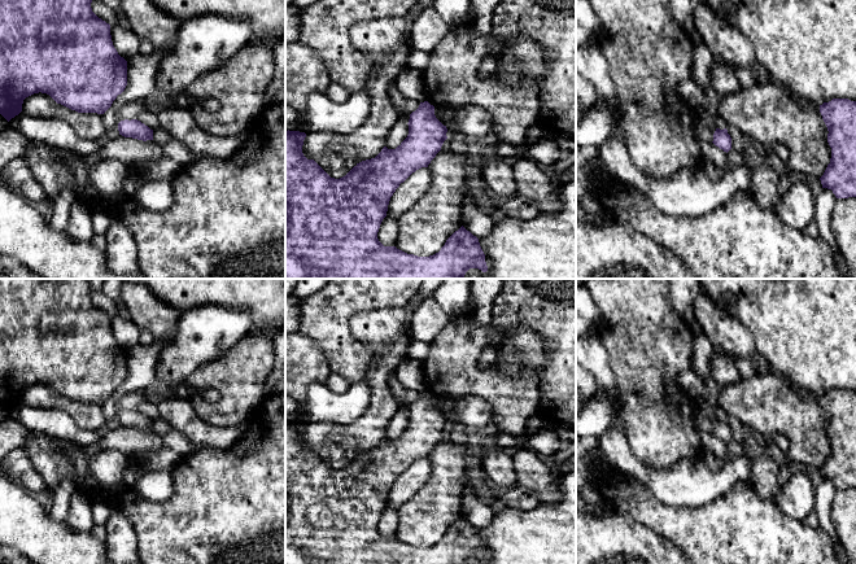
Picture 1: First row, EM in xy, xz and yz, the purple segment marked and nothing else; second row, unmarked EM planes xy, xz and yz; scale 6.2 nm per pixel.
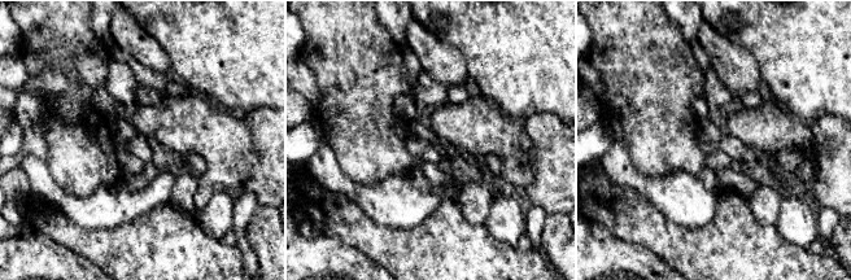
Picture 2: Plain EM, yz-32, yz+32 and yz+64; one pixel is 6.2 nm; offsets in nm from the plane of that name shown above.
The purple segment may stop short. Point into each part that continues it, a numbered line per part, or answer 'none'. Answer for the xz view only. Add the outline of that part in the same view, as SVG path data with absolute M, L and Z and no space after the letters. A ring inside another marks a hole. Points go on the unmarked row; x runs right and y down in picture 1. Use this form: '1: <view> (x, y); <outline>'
none

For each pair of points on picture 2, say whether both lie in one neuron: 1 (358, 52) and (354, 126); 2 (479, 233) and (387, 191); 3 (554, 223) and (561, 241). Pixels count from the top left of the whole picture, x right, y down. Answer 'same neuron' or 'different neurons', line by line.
1: same neuron
2: different neurons
3: same neuron

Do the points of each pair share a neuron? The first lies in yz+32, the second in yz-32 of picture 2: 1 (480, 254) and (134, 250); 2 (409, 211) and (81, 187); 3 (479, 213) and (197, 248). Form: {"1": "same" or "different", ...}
{"1": "same", "2": "different", "3": "different"}

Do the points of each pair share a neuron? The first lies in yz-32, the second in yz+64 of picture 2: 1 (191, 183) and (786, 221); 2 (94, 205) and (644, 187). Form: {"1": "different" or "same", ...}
{"1": "different", "2": "same"}

